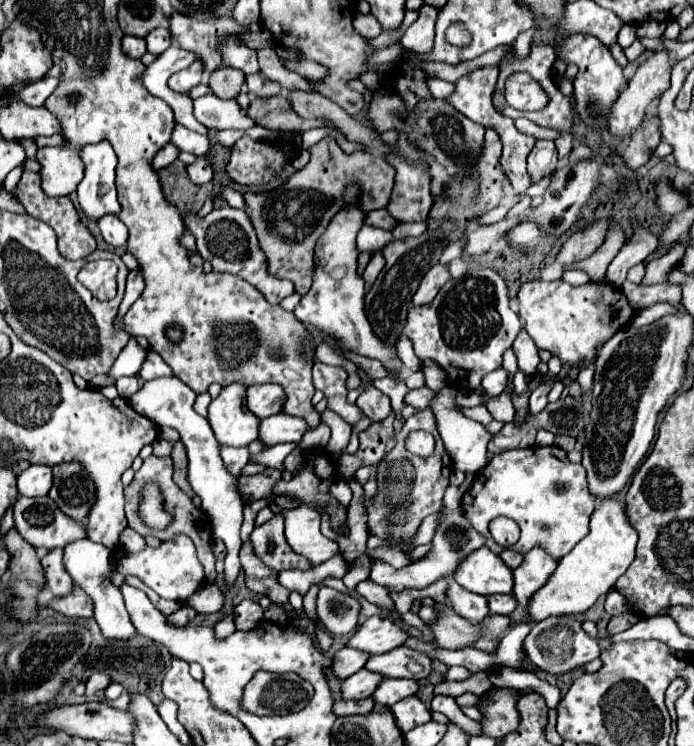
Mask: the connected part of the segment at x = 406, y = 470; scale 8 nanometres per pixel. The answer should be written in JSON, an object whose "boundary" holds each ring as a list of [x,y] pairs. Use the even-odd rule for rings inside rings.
{"boundary":[[[429,408],[419,410],[415,416],[405,420],[403,428],[397,432],[397,444],[385,456],[385,460],[387,460],[387,470],[383,470],[385,476],[377,476],[379,496],[373,502],[365,500],[365,506],[367,506],[367,512],[369,512],[367,526],[369,526],[371,532],[375,532],[383,540],[387,540],[389,536],[393,536],[393,538],[411,538],[417,532],[417,528],[419,528],[419,524],[425,516],[441,510],[443,492],[449,486],[449,476],[451,476],[451,468],[453,468],[451,458],[445,452],[443,442],[437,434],[435,416]],[[413,430],[425,430],[425,432],[431,432],[435,436],[435,452],[431,456],[423,458],[423,456],[411,454],[405,448],[405,440]],[[443,462],[445,462],[445,468],[443,468]]]}

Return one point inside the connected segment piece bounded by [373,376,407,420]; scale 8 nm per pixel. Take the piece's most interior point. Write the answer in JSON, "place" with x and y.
{"place":[395,388]}

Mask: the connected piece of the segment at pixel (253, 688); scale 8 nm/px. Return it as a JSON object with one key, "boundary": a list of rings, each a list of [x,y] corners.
{"boundary":[[[257,672],[245,686],[243,708],[259,716],[287,714],[307,706],[313,696],[313,686],[297,674]]]}

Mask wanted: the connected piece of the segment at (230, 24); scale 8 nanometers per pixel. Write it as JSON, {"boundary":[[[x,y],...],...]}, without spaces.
{"boundary":[[[173,10],[173,14],[169,16],[169,30],[172,40],[181,48],[185,50],[189,48],[201,54],[205,62],[205,72],[213,72],[221,65],[222,57],[217,47],[221,40],[223,40],[223,36],[237,35],[244,41],[245,45],[250,48],[252,48],[250,36],[253,36],[253,48],[255,48],[255,50],[271,48],[271,46],[273,46],[271,32],[267,32],[267,28],[263,28],[263,24],[251,24],[245,27],[238,24],[235,20],[231,20],[231,16],[227,16],[227,18],[217,18],[217,20],[211,20],[211,22],[201,22],[201,20],[195,20],[195,18],[191,18],[191,16],[185,16],[185,14]]]}

